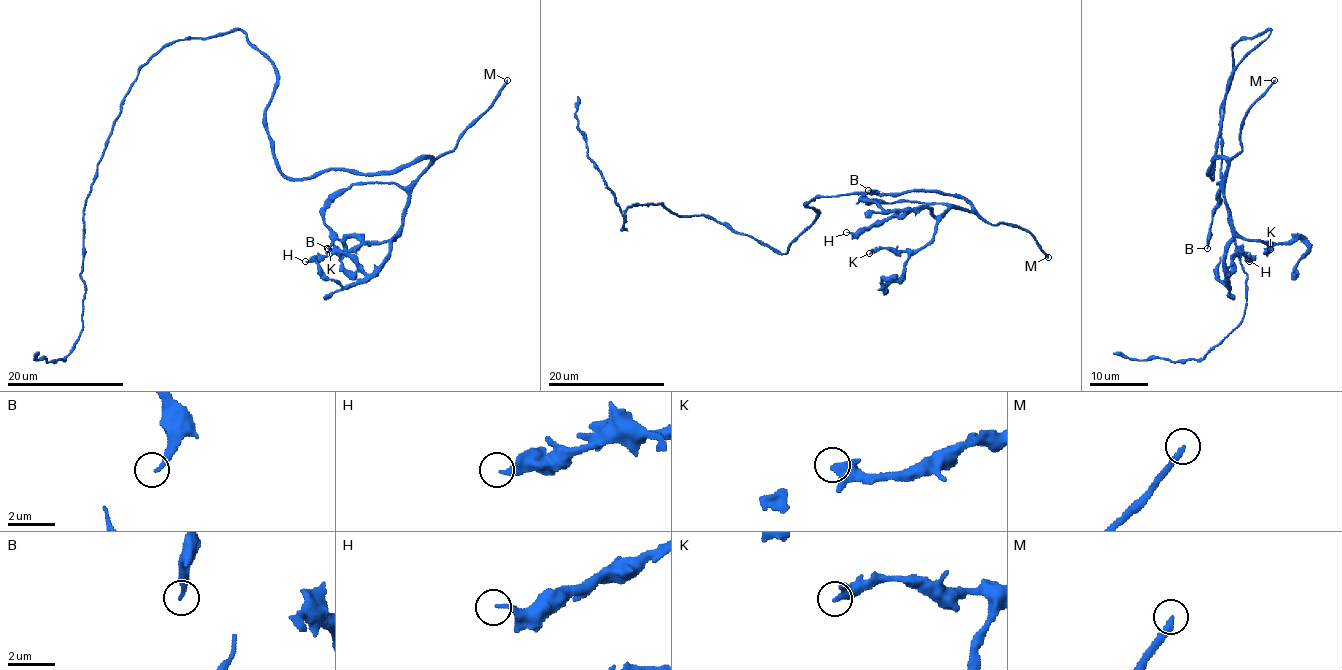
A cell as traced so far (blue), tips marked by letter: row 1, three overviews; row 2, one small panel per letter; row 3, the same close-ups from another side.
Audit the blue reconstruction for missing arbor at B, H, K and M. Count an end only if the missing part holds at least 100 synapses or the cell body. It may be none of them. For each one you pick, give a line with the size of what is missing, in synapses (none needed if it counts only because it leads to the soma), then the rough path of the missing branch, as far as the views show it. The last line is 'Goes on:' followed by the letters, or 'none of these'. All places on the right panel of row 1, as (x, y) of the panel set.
M: 180 synapses
Goes on: M

